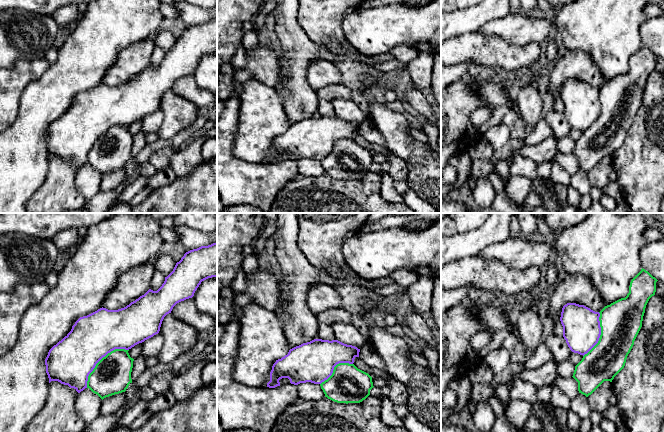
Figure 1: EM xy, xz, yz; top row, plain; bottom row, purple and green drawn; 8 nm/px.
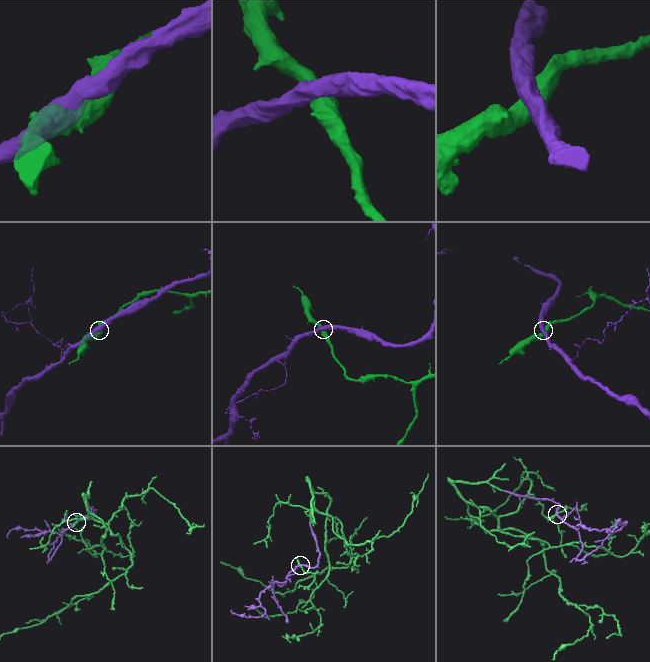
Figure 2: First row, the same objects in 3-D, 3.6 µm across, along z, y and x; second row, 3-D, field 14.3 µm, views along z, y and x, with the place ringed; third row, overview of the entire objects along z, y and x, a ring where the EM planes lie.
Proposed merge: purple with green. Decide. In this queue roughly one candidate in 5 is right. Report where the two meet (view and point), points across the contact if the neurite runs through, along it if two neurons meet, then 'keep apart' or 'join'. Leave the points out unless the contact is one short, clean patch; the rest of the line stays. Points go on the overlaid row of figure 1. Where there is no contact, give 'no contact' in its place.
xy (100, 359) | join

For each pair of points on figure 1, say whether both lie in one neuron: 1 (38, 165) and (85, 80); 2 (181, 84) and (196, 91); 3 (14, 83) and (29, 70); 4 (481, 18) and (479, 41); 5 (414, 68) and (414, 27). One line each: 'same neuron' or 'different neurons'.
1: same neuron
2: same neuron
3: same neuron
4: different neurons
5: different neurons

